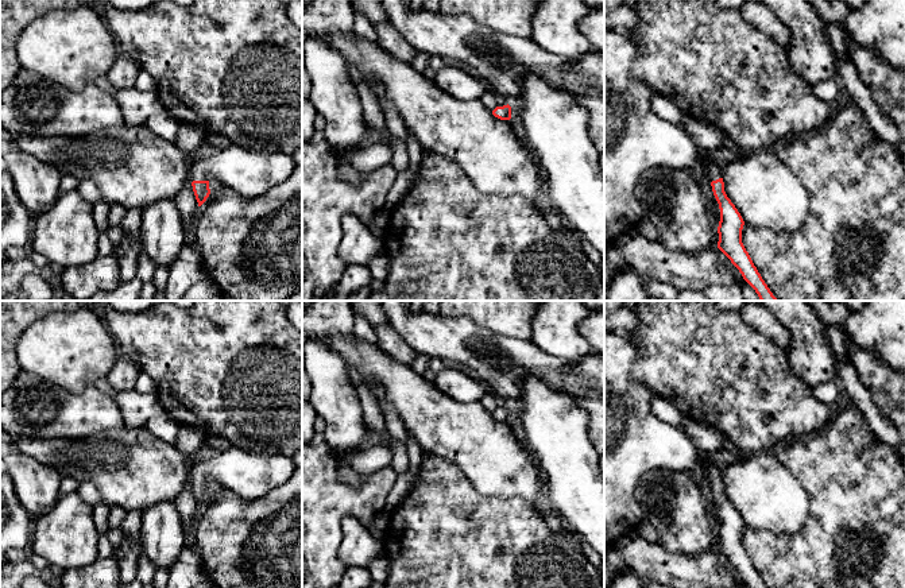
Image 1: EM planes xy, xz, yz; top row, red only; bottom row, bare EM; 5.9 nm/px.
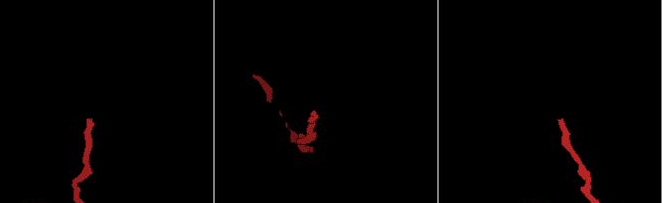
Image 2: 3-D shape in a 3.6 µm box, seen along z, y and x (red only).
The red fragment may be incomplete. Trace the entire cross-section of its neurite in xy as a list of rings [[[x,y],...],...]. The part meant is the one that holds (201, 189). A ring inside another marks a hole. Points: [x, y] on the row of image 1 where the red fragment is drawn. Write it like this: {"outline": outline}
{"outline": [[[231,144],[221,150],[205,148],[197,154],[190,177],[201,206],[210,194],[210,182],[252,198],[287,179],[295,167],[297,163],[289,154],[254,152]]]}

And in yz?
{"outline": [[[719,158],[709,162],[708,170],[712,181],[712,192],[720,209],[718,248],[739,270],[743,279],[755,290],[761,301],[778,301],[762,279],[742,243],[745,221],[724,192],[724,182],[719,169]]]}

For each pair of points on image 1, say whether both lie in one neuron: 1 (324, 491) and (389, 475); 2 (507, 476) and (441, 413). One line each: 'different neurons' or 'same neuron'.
1: same neuron
2: same neuron

